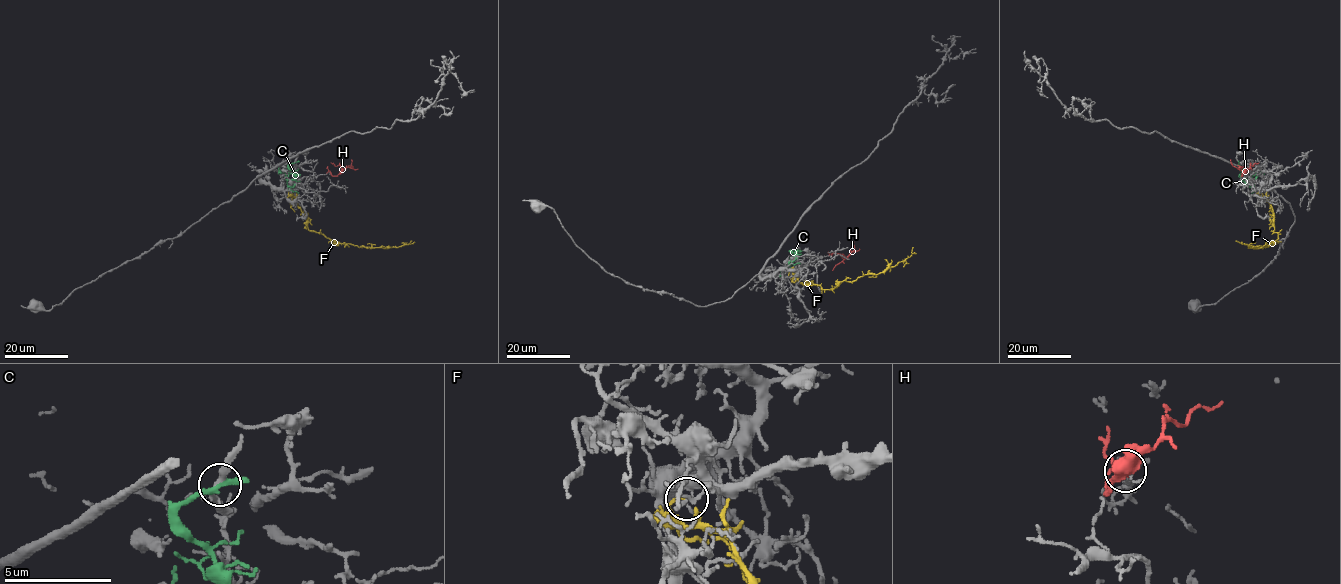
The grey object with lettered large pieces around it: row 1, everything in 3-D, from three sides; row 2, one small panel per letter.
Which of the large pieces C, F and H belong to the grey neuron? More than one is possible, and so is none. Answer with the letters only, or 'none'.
none

